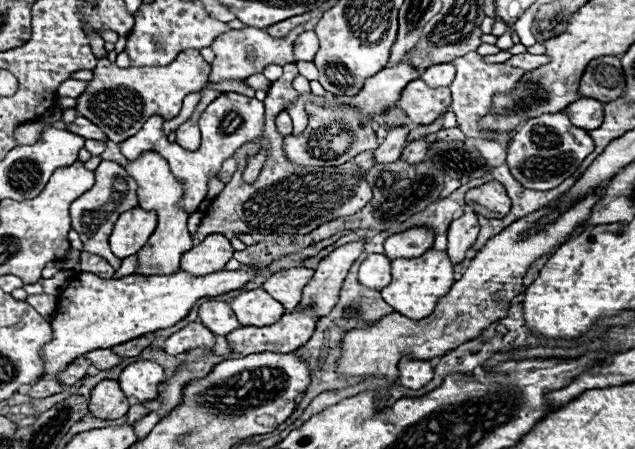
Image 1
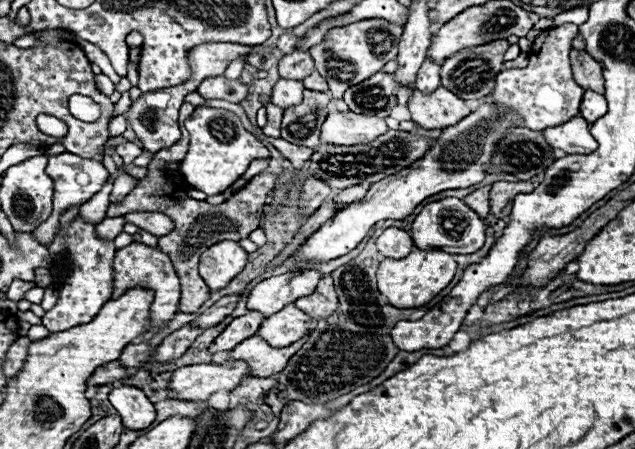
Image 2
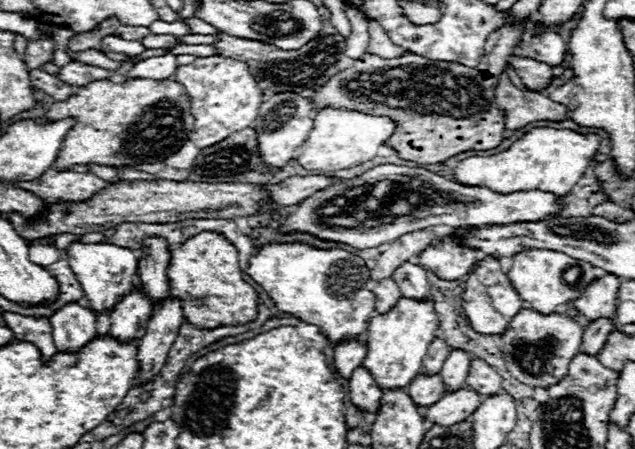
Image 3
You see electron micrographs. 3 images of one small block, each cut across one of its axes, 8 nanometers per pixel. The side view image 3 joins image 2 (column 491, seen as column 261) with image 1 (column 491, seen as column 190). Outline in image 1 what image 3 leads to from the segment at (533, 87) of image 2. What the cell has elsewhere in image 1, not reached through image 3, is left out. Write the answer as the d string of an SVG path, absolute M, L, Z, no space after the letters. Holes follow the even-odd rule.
M468 52L462 58L456 58L452 62L456 66L456 78L450 84L452 90L452 112L456 114L458 128L468 136L468 138L482 138L482 140L494 140L498 144L504 144L508 148L512 136L516 130L510 132L490 132L480 128L480 120L492 112L492 96L494 94L508 94L514 90L514 86L520 82L520 78L528 72L522 68L514 68L510 64L488 64L478 52Z

